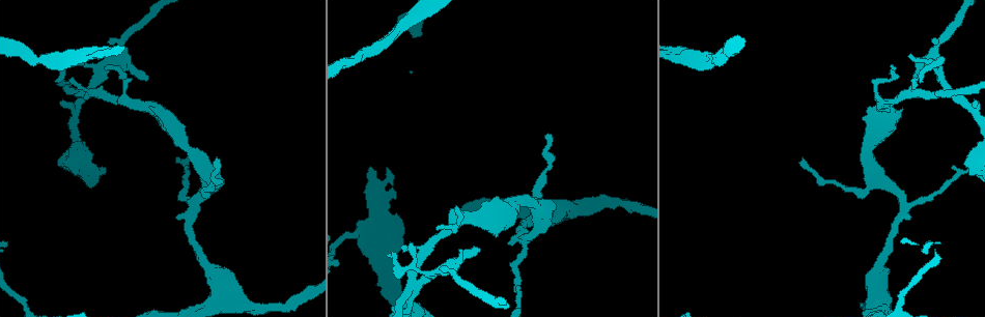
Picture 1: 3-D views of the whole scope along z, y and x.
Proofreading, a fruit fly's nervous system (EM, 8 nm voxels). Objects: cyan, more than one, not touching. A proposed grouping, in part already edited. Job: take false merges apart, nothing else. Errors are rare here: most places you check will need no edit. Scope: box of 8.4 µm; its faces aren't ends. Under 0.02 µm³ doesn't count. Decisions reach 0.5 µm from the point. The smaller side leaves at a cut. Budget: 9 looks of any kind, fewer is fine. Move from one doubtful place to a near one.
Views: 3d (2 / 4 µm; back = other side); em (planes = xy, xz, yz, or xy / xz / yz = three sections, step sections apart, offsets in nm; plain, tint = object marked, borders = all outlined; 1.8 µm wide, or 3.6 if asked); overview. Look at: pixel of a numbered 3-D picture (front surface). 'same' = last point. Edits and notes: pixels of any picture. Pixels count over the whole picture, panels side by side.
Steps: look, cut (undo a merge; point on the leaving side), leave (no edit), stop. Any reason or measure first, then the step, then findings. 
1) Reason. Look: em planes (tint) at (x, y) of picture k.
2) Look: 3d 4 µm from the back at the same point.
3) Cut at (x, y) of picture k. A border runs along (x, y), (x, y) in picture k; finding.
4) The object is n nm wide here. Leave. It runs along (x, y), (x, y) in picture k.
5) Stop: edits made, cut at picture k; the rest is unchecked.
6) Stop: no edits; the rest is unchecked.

Narrows sharply. Look: em yz step 8 (tint) at (188, 171) of picture 1.

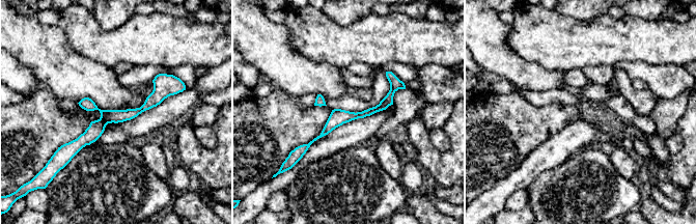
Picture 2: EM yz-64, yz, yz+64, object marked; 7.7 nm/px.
Look: em planes (tint) at the same point.

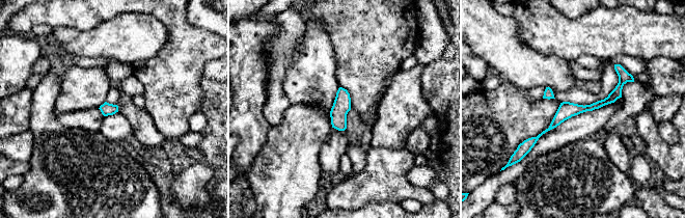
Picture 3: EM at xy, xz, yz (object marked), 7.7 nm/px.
Leave. It runs along (630, 78), (605, 102), (568, 109), (526, 143) in picture 3; all the same neuron.

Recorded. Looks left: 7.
Narrows sharply. Look: 3d 2 µm at (523, 203) of picture 1.

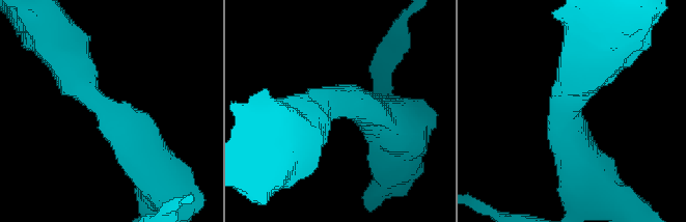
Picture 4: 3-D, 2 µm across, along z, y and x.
Look: em planes (tint) at (108, 107) of picture 4.

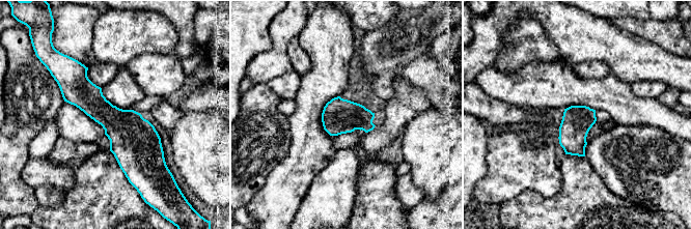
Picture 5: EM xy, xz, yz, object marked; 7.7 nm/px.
The object is 240 nm wide here. Leave. Continuous, no second neuron.

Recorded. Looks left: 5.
Look: 3d 4 µm at (82, 92) of picture 1.

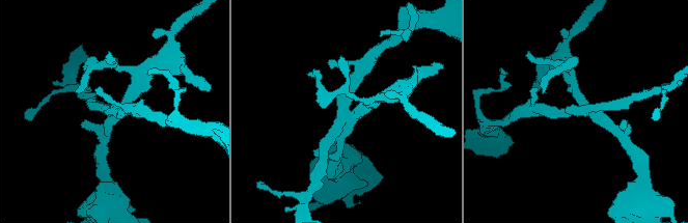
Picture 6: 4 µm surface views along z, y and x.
4 arms meet here; now the EM. Look: em 3.6 µm planes (borders) at (113, 108) of picture 6.

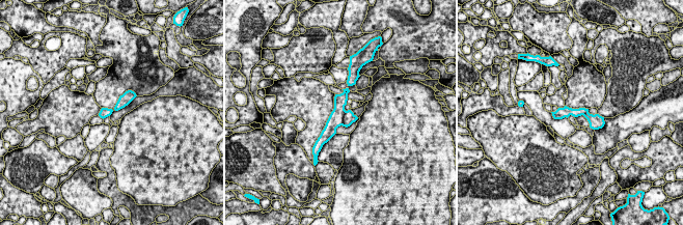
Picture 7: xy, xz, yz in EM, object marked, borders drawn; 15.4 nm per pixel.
The object is 160 nm wide here. Cut at (349, 117) of picture 7. A border runs along (346, 111), (342, 124) in picture 7; a second neuron is stuck on.

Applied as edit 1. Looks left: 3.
Look: overview.

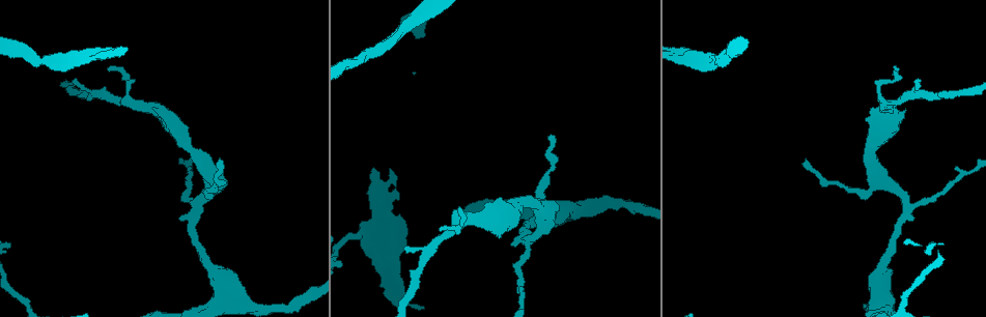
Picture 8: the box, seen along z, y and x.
Sudden change in width. Look: em xz step 16 (tint) at (886, 260) of picture 8.

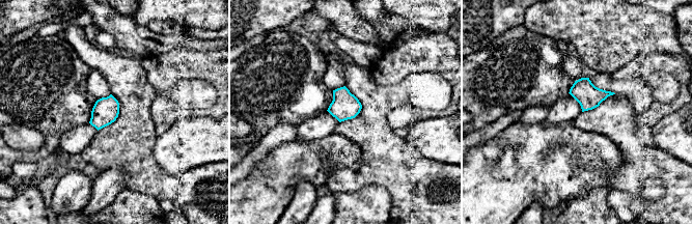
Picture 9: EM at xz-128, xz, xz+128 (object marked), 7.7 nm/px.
The object is 140 nm wide here. Leave. One neuron here.

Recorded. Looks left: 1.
Stop: edits made, cut at picture 7; the rest is unchecked.

